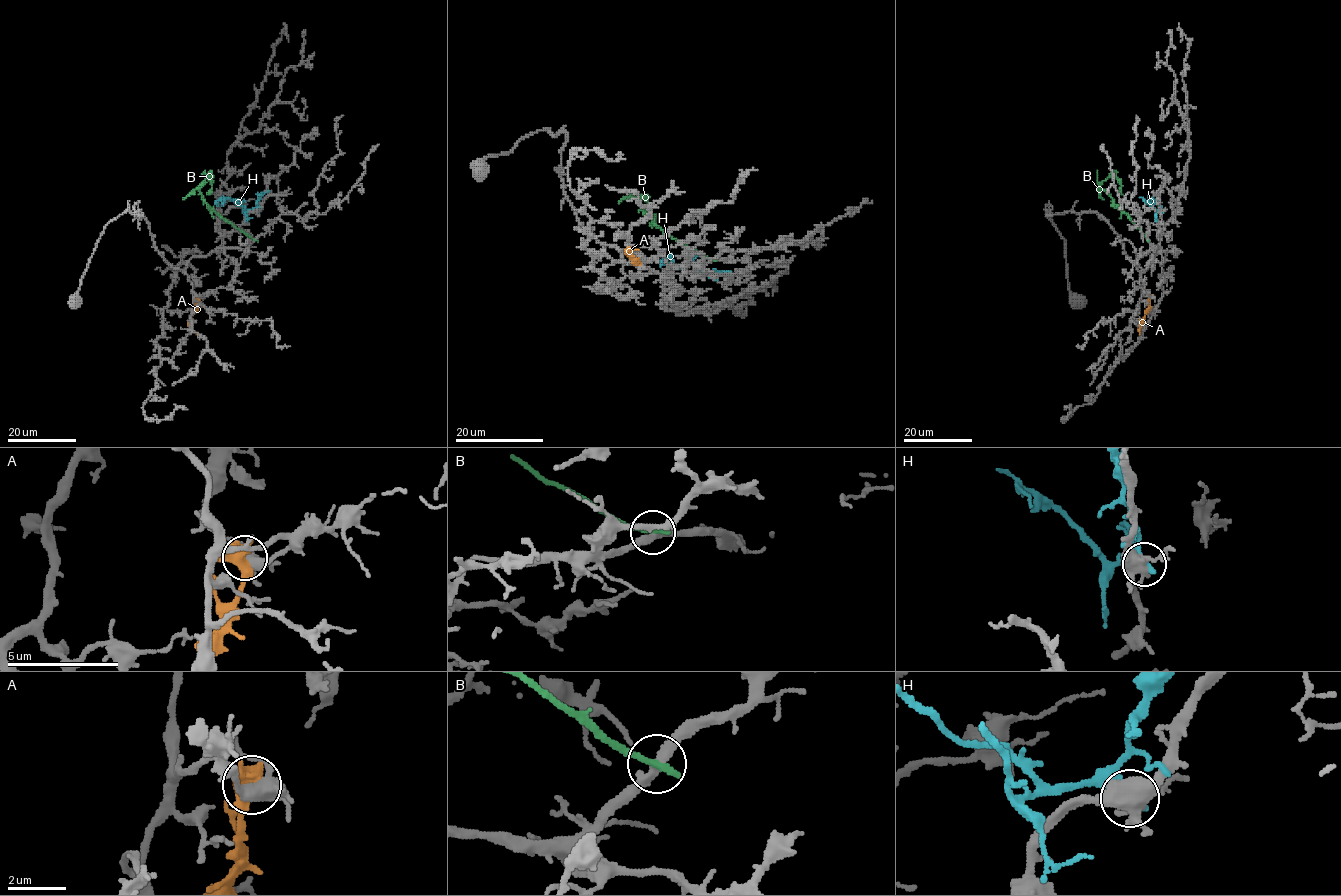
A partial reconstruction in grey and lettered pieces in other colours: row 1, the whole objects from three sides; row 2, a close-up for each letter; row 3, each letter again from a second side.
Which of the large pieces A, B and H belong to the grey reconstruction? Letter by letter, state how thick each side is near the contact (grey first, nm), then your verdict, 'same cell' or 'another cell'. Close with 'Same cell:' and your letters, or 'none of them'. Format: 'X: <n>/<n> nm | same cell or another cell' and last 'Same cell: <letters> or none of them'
A: 400/550 nm | another cell
B: 320/280 nm | another cell
H: 480/400 nm | another cell
Same cell: none of them

